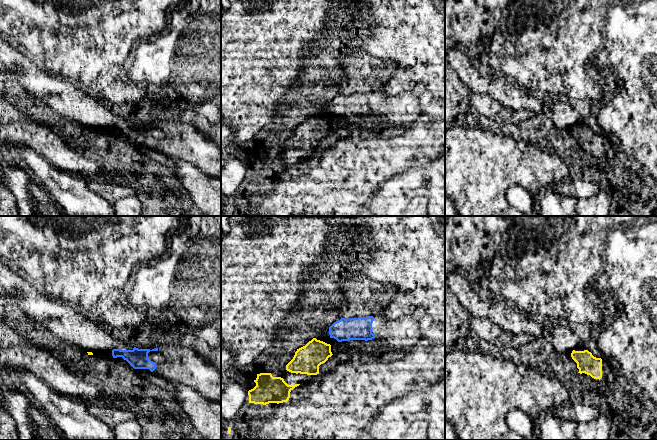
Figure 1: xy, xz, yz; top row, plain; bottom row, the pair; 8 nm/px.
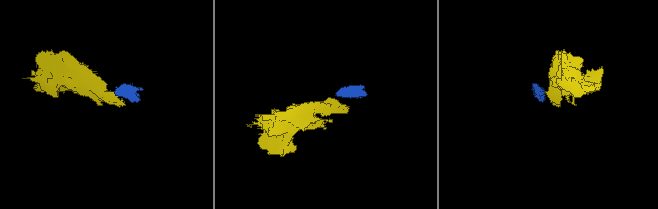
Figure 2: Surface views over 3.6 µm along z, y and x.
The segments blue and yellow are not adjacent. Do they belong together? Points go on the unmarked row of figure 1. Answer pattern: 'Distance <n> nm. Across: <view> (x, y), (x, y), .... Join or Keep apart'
Distance 60 nm. Across: xz (330, 113), (329, 120). Keep apart

